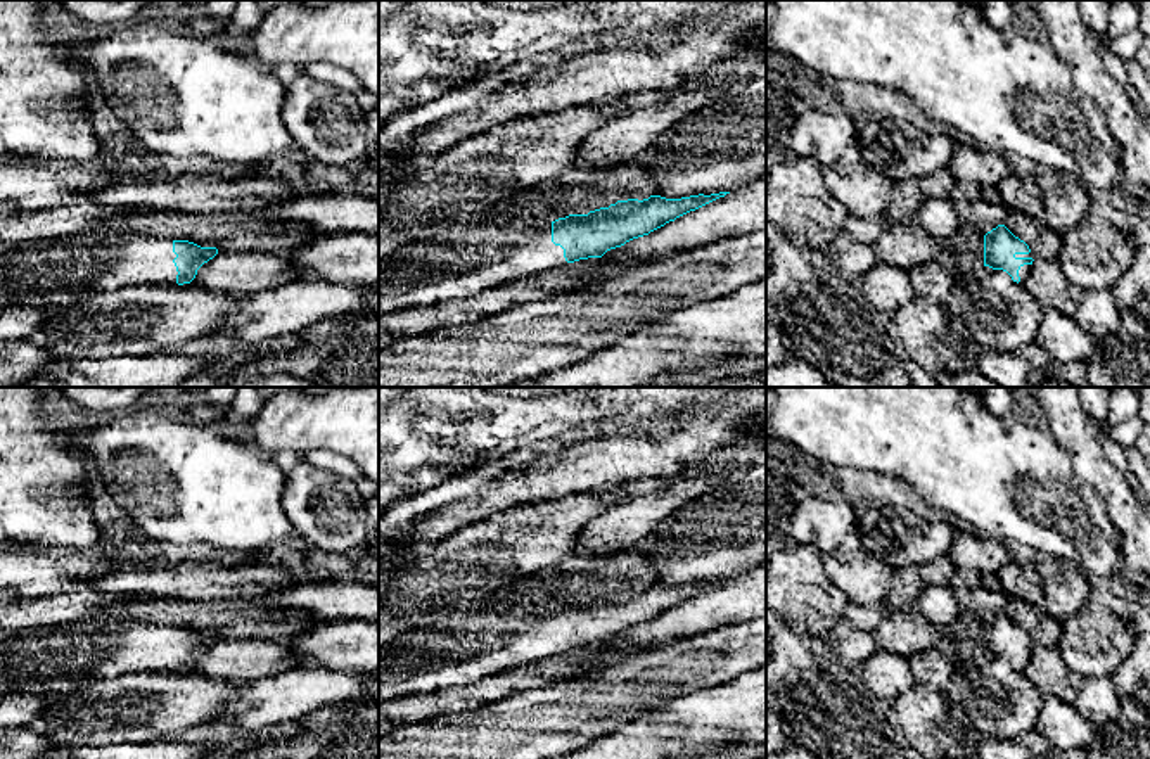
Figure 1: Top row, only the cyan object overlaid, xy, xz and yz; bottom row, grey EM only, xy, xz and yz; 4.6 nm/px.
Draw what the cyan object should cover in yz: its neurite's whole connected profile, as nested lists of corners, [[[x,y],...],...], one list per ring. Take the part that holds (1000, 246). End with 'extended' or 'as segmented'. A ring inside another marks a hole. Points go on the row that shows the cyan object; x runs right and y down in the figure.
[[[998,225],[984,235],[984,266],[1003,270],[1013,282],[1024,285],[1032,261],[1029,246],[1005,225]]]; extended

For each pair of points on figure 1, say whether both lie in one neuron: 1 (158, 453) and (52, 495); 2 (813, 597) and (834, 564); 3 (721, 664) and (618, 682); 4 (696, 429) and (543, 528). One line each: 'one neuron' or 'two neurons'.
1: two neurons
2: two neurons
3: one neuron
4: two neurons

